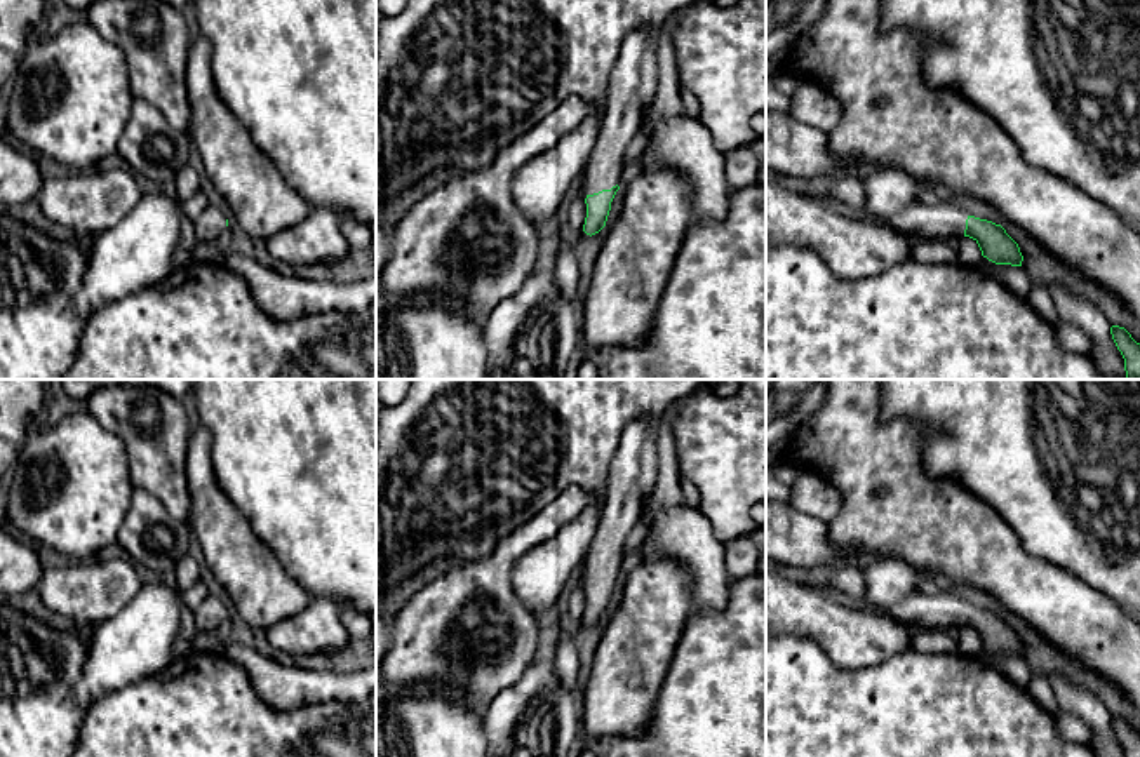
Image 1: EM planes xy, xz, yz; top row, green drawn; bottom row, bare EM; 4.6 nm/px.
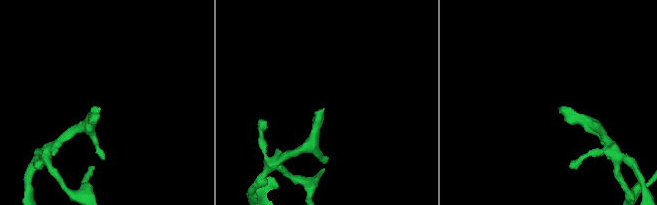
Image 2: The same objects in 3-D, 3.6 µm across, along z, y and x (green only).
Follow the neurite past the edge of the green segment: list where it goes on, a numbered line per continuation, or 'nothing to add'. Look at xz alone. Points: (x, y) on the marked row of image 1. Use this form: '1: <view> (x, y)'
1: xz (632, 87)

